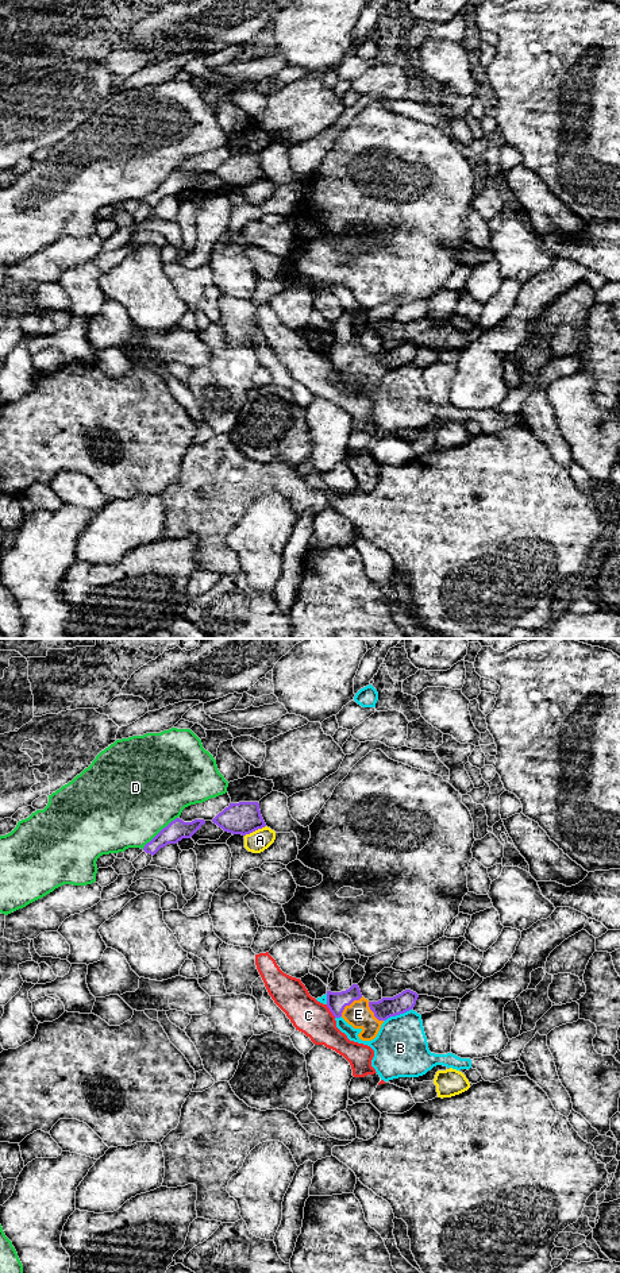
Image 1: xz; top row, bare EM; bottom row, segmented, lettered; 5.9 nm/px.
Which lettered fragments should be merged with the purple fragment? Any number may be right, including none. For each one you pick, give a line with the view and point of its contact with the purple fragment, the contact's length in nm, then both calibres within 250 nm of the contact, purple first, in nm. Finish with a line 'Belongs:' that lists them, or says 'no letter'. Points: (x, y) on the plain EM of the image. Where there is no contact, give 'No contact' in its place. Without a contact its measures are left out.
E: Touches purple at xz (349, 357). Shared border 180 nm. Thickness 120 nm (purple) against 160 nm
Belongs: E

